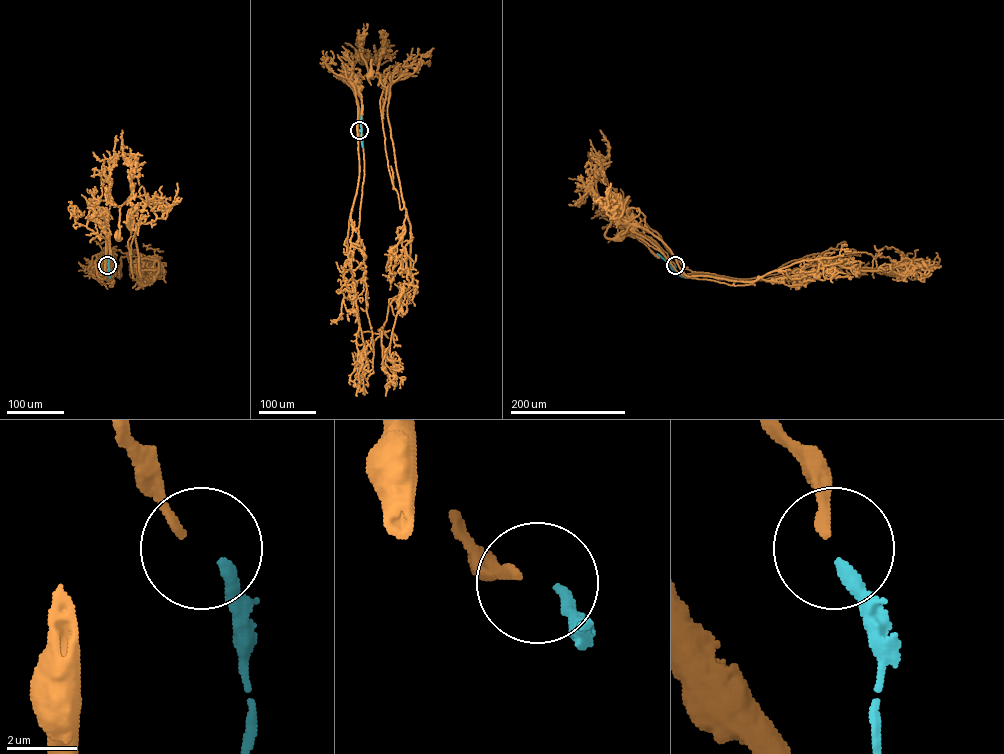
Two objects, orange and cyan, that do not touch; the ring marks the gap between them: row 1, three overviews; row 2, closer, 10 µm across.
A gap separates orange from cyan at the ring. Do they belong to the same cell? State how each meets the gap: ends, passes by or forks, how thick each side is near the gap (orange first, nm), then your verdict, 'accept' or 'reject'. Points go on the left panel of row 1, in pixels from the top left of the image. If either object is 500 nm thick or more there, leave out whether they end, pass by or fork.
orange ends | cyan ends | 280/360 nm | accept

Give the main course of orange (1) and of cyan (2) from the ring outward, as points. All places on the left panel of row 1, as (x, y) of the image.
1: (107, 265), (106, 236), (87, 227), (89, 210), (95, 203), (110, 201), (119, 206), (118, 237)
2: (107, 265), (109, 271), (110, 253)

